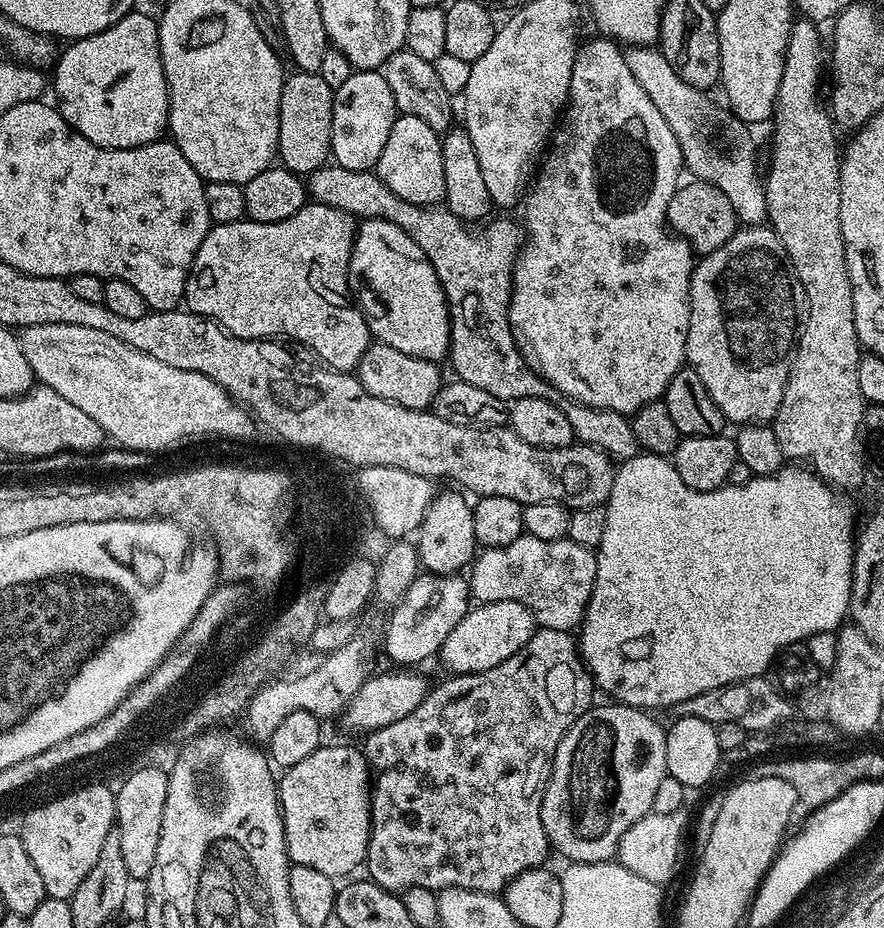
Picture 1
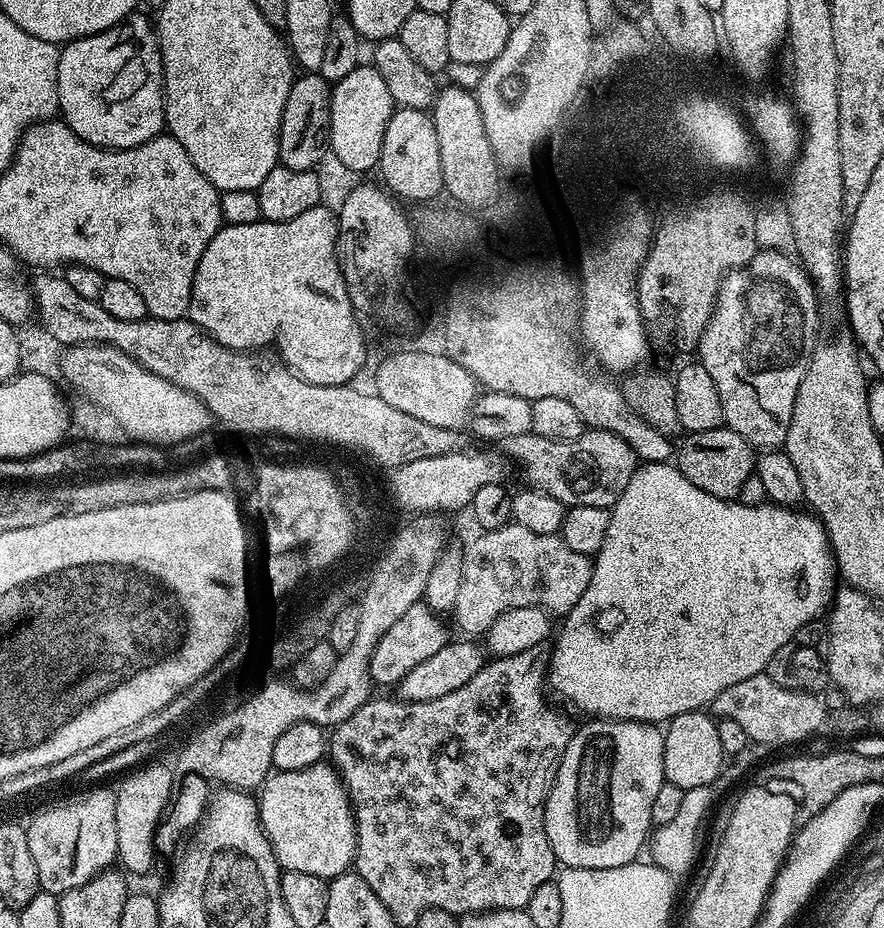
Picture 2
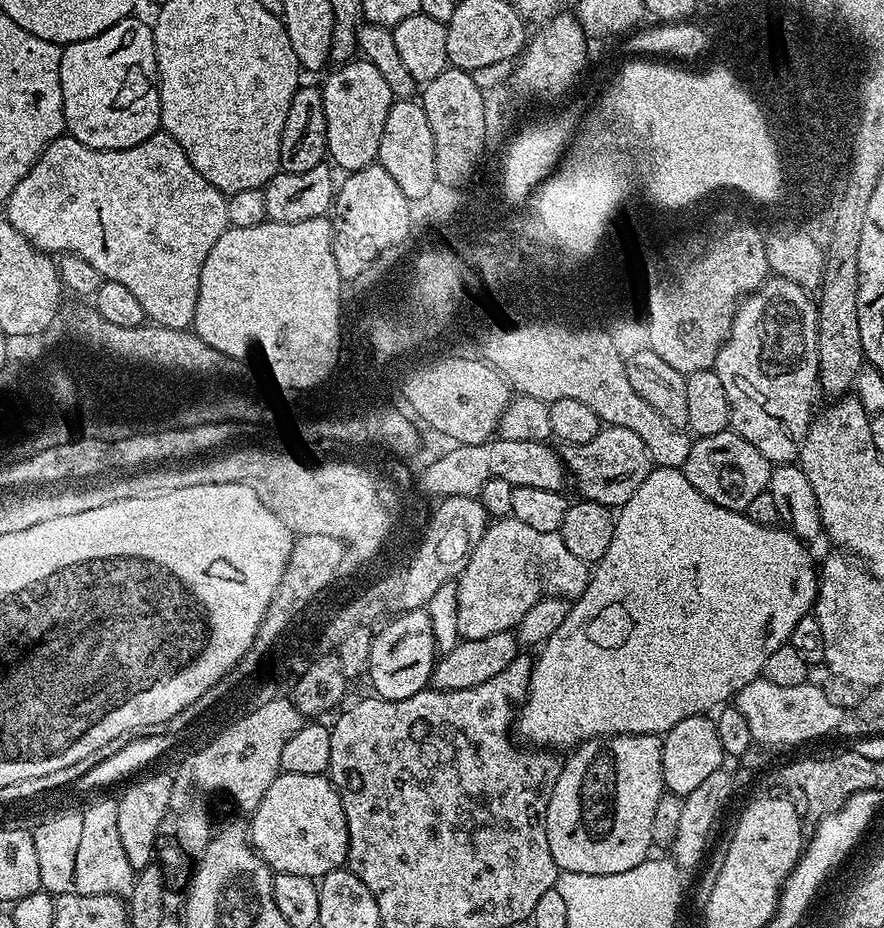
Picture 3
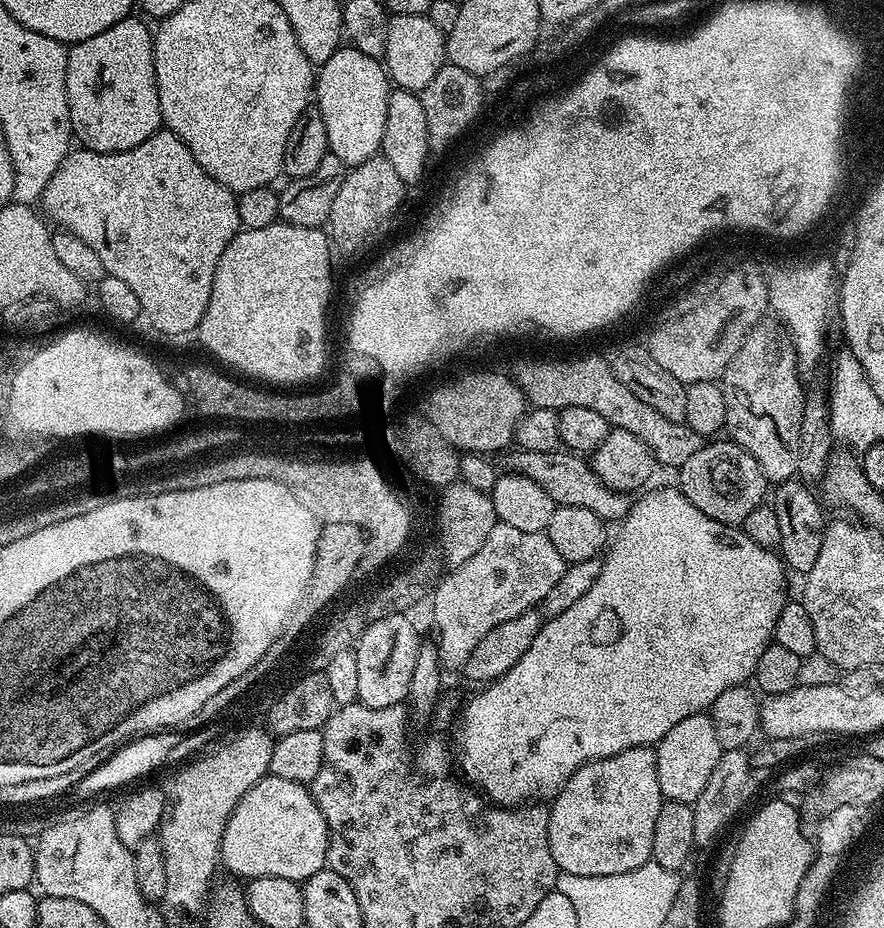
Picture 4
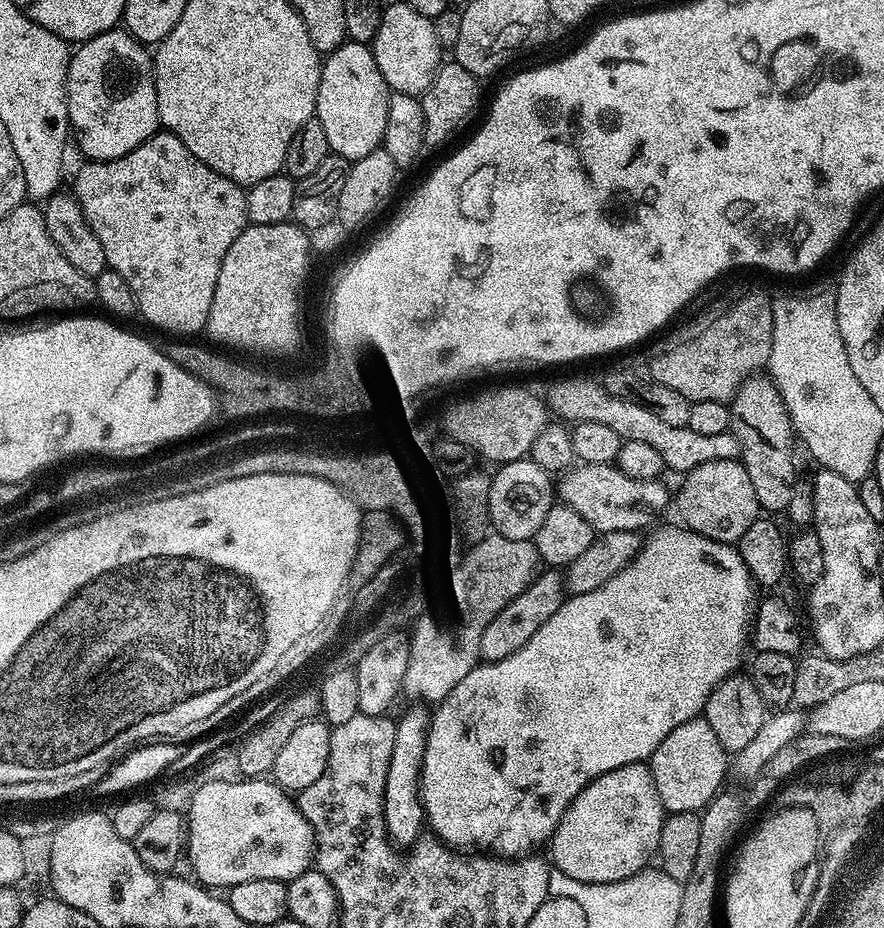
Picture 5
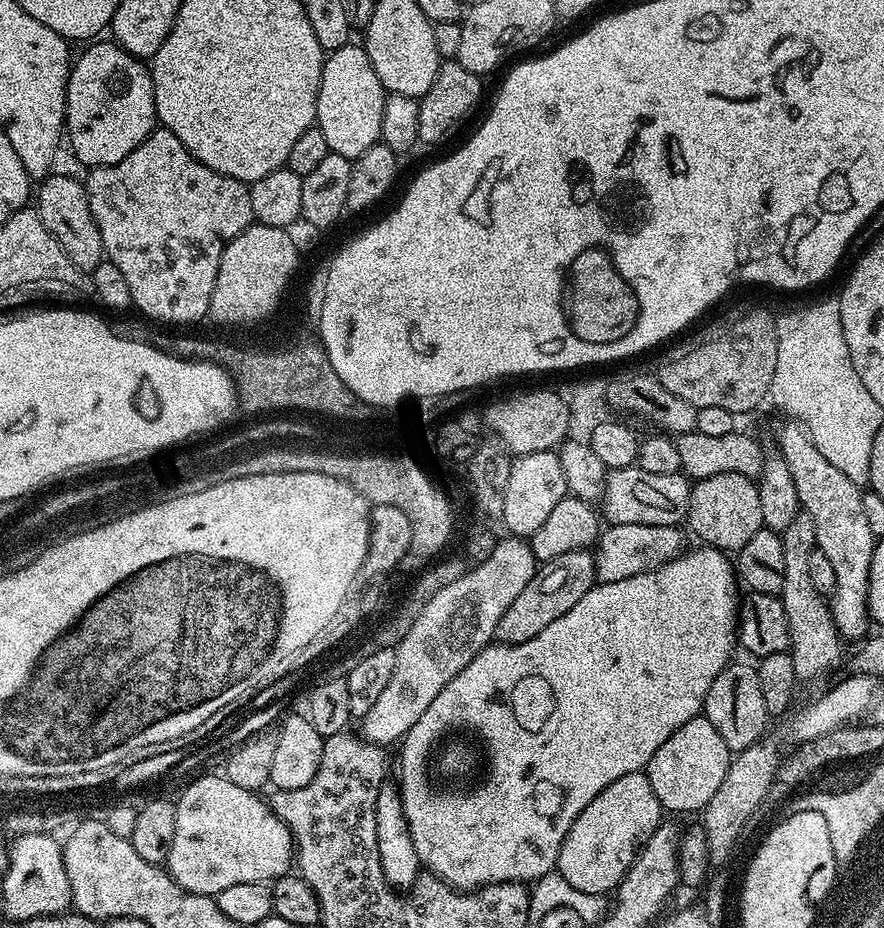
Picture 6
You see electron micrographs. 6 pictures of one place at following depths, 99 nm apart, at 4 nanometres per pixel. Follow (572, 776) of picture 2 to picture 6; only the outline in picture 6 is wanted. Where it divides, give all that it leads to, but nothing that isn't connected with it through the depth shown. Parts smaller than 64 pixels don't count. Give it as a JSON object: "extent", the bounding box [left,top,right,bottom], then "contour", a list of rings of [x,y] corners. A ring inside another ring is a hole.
{"extent":[556,771,662,896],"contour":[[[643,771],[631,772],[606,786],[578,818],[560,847],[556,868],[582,894],[604,896],[619,888],[644,843],[662,823],[662,809],[654,786]]]}

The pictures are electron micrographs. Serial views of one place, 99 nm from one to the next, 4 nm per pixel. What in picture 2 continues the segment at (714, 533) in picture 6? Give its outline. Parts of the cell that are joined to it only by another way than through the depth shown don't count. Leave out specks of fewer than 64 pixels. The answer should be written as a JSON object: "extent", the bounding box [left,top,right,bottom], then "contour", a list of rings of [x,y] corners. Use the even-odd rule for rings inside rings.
{"extent":[674,426,754,500],"contour":[[[727,426],[689,432],[680,442],[674,452],[674,463],[680,473],[690,482],[694,482],[698,490],[706,490],[706,494],[714,494],[714,498],[736,500],[742,485],[754,472],[753,445]]]}

